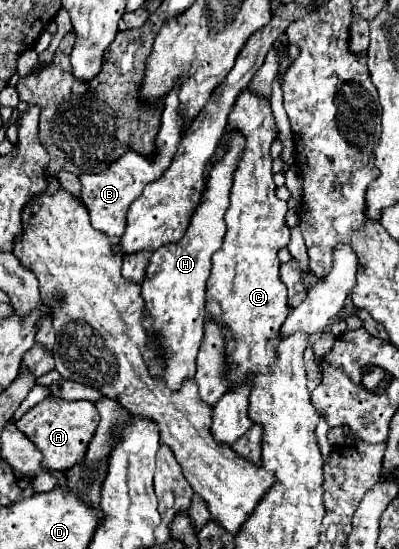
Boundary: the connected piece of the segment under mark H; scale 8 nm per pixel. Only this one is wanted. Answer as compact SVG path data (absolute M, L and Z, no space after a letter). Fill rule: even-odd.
M240 132L226 134L226 152L220 160L216 160L208 172L206 192L192 216L192 222L180 242L172 246L162 246L152 254L150 264L146 268L146 278L142 282L142 298L146 302L144 310L144 328L158 332L154 336L154 344L144 352L144 358L150 366L150 374L154 378L164 378L168 388L178 390L182 380L192 378L196 372L196 354L200 348L200 340L204 334L206 320L206 282L210 274L210 258L222 246L222 238L226 234L224 214L230 204L230 188L234 170L244 154L246 138ZM162 354L162 360L156 358Z

